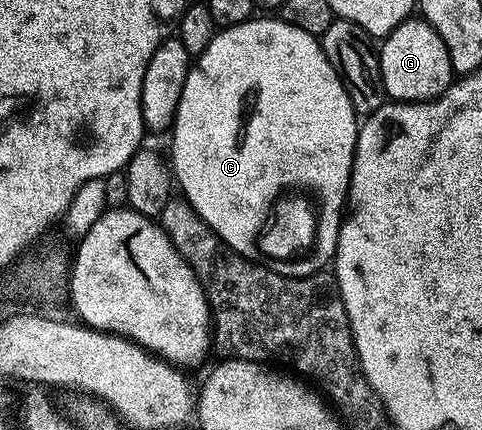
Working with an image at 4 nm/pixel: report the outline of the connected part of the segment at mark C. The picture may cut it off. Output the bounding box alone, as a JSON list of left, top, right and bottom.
[169,17,360,227]

